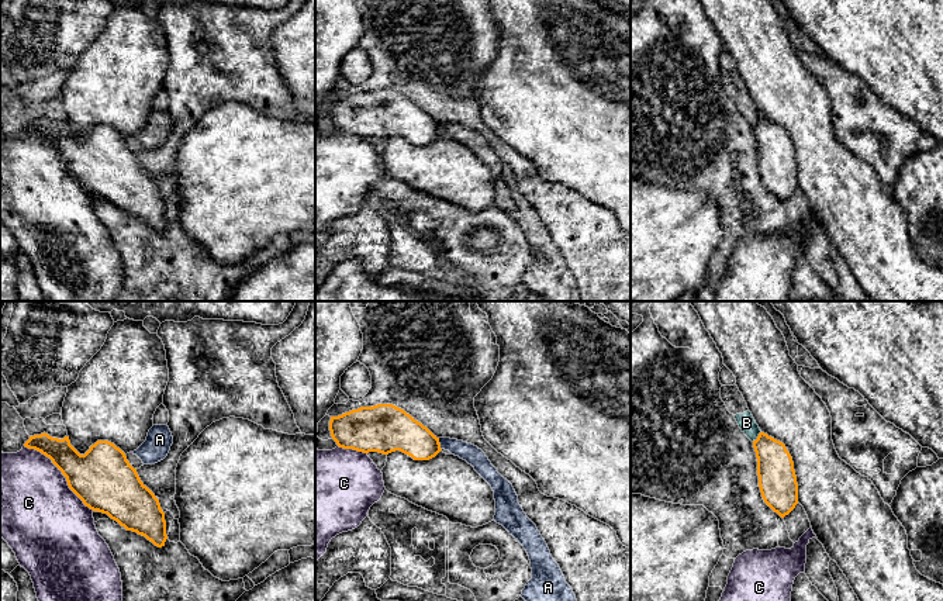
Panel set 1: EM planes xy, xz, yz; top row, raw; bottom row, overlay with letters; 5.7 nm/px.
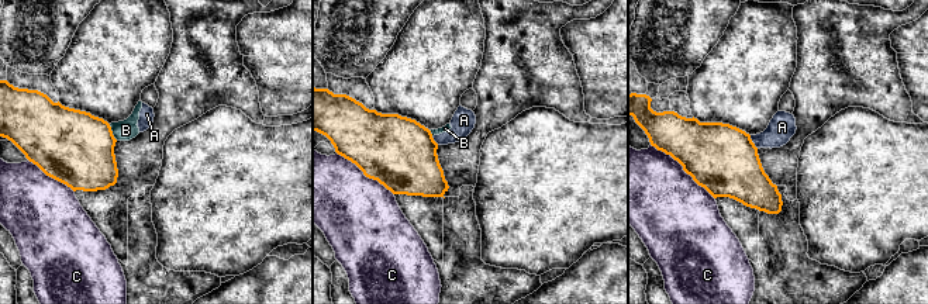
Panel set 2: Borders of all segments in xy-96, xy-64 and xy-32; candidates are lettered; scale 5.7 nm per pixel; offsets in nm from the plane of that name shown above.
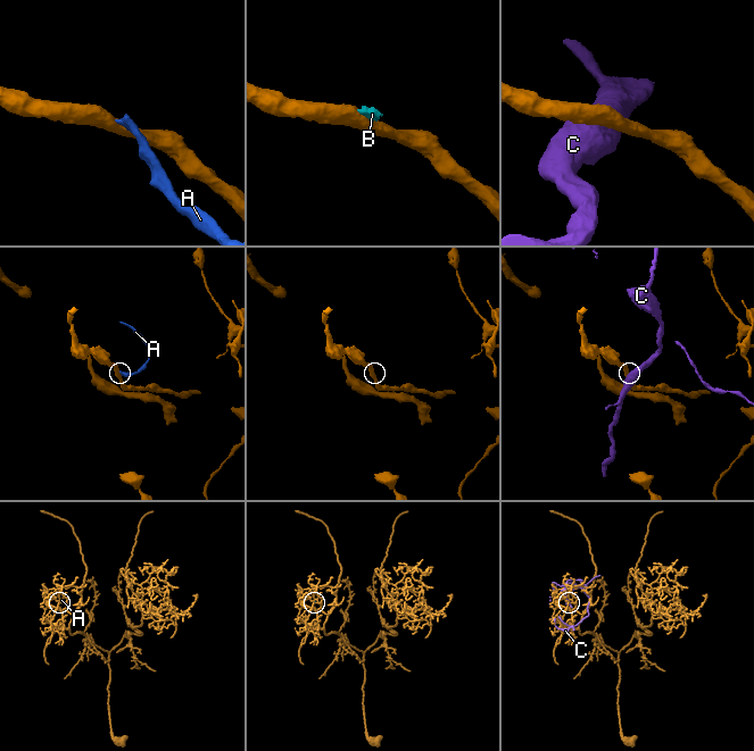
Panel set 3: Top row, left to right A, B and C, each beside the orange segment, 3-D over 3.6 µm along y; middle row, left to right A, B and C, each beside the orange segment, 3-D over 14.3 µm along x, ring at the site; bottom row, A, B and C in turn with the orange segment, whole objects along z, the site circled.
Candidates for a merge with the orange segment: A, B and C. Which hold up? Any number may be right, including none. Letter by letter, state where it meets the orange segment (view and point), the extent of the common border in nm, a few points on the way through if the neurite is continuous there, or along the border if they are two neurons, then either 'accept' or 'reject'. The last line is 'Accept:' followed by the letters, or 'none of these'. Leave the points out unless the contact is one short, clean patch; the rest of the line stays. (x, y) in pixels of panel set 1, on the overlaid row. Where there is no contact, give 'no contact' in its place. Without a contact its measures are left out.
A: xz (439, 444) | 70 nm | along xz (438, 438), (441, 449) | reject
B: yz (757, 437) | 80 nm | along yz (760, 431), (752, 441) | reject
C: xy (62, 473) | 550 nm | reject
Accept: none of these

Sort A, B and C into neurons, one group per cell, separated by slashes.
A B / C

